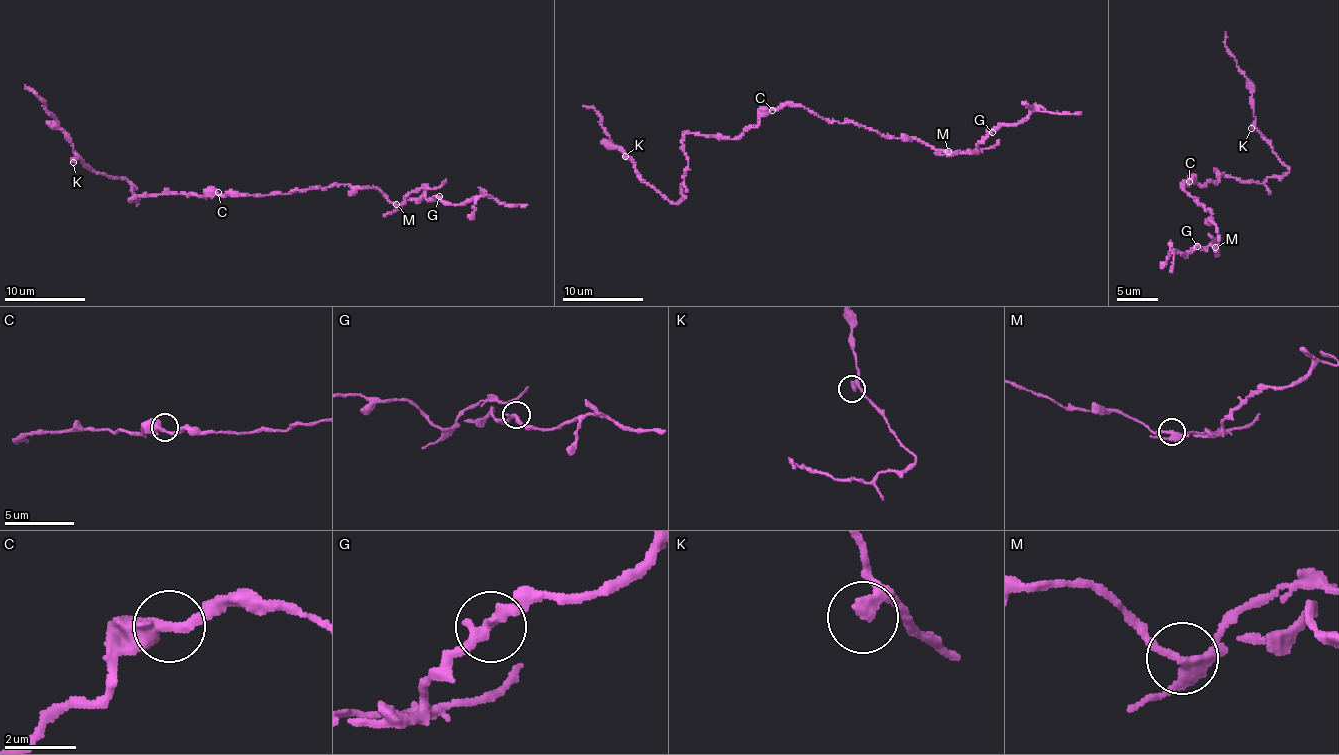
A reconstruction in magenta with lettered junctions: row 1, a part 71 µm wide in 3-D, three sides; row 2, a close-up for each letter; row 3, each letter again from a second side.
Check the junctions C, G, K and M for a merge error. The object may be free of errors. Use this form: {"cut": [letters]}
{"cut": ["M"]}

